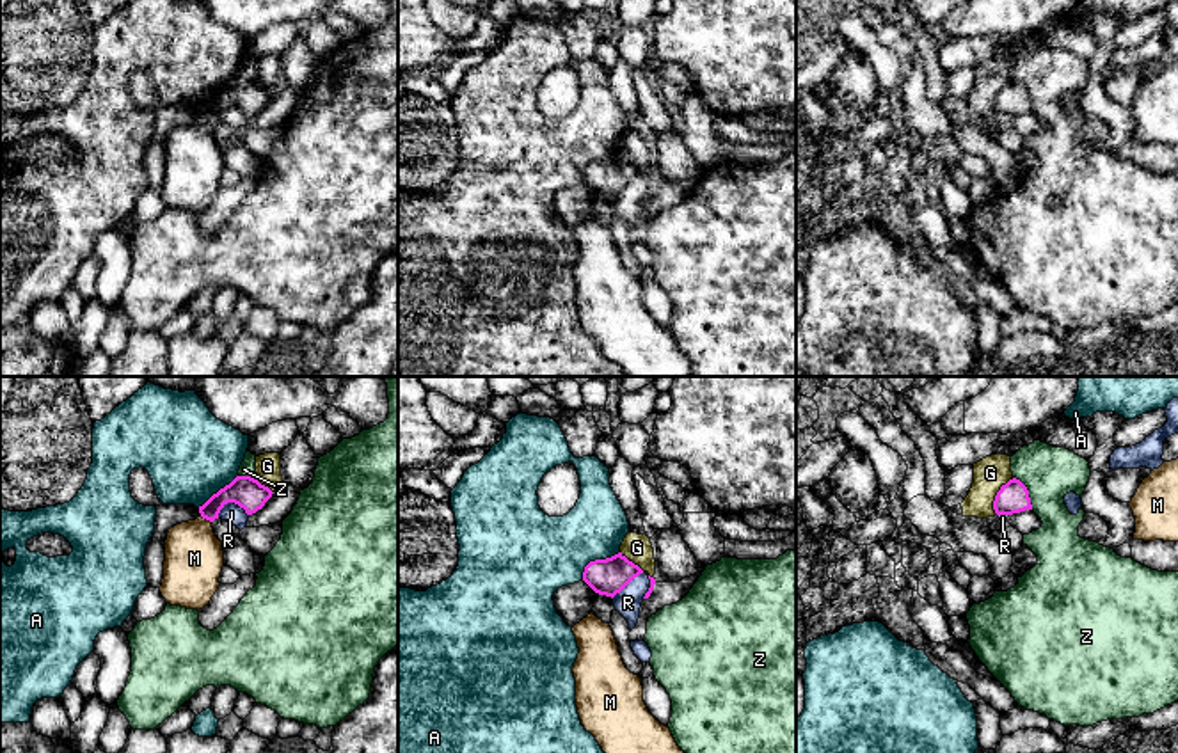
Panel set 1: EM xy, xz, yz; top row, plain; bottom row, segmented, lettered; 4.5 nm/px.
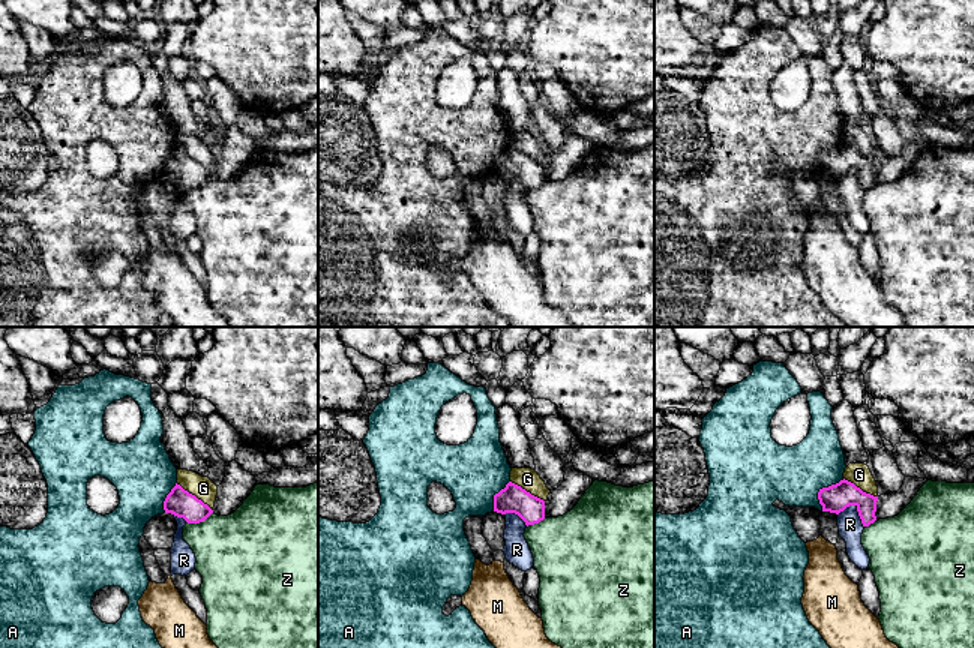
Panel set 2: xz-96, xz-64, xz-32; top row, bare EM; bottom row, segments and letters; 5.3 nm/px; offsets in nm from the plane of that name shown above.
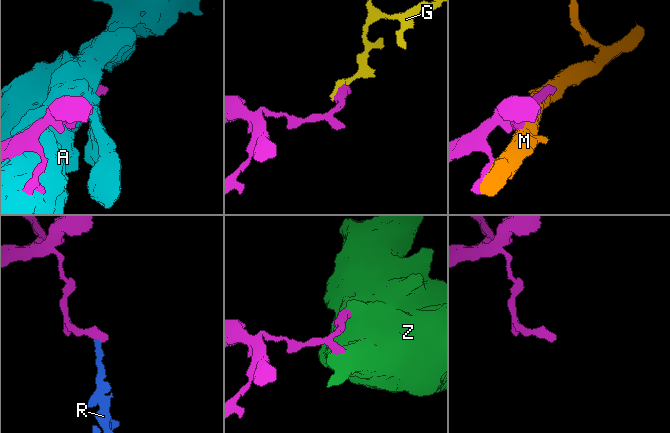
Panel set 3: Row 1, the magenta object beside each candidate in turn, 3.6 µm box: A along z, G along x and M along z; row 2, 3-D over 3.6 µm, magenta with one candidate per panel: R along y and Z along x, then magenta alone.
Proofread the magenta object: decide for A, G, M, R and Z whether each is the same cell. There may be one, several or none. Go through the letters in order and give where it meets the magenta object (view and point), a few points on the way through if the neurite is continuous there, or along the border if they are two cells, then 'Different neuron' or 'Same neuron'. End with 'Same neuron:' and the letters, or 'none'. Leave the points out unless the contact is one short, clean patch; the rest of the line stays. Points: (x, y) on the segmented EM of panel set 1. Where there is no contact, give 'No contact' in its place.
A: Touches magenta at xz (596, 560). Different neuron
G: Touches magenta at yz (997, 494). Boundary: yz (1013, 478), (997, 492), (994, 501), (995, 514). Different neuron
M: Touches magenta at xy (206, 519). Different neuron
R: Touches magenta at xy (233, 501). Boundary: xy (217, 514), (228, 503), (237, 503), (247, 515). Different neuron
Z: Touches magenta at yz (1027, 492). Different neuron
Same neuron: none

